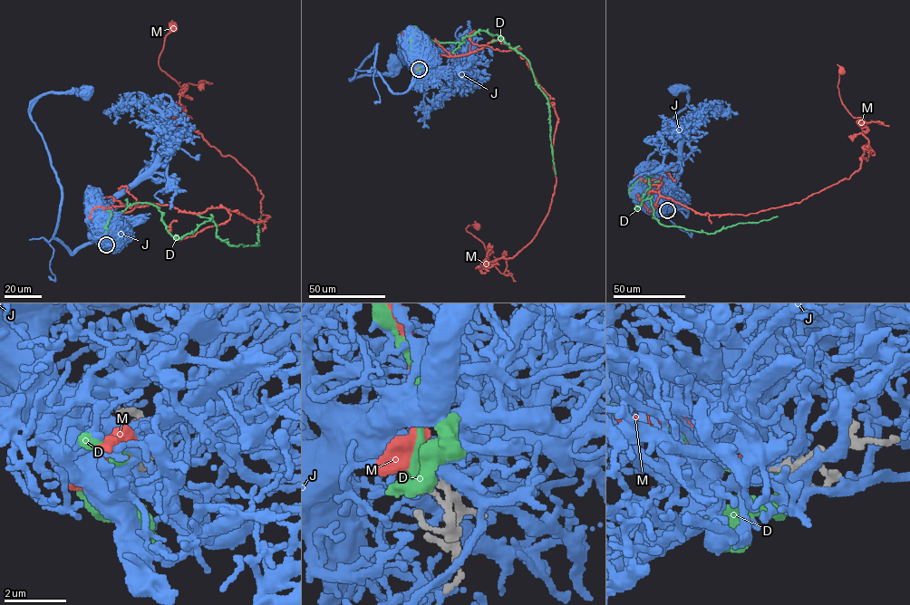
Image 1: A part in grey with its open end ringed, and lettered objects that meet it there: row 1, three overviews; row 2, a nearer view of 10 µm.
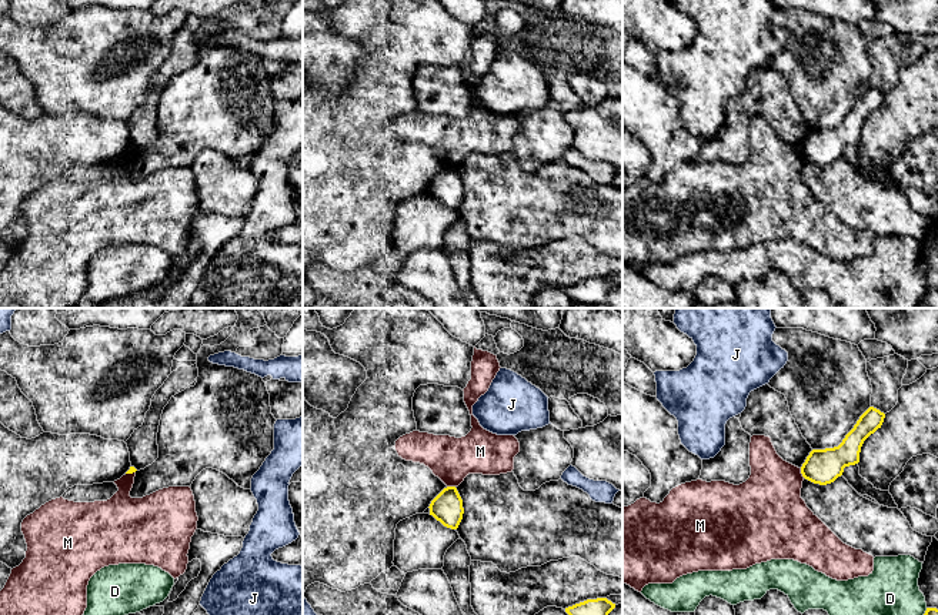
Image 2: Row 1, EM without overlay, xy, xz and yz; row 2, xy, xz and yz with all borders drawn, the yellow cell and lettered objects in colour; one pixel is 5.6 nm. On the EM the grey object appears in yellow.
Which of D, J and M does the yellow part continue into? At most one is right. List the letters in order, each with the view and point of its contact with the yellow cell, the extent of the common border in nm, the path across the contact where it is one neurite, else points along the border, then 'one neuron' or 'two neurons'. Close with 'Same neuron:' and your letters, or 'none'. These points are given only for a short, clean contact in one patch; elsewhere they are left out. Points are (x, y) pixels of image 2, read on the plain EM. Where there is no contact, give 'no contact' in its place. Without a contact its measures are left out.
D: yz (923, 298) | 120 nm | along yz (927, 288), (920, 307) | two neurons
J: no contact | one neuron
M: yz (801, 153) | 60 nm | along yz (800, 149), (804, 157) | two neurons
Same neuron: J

